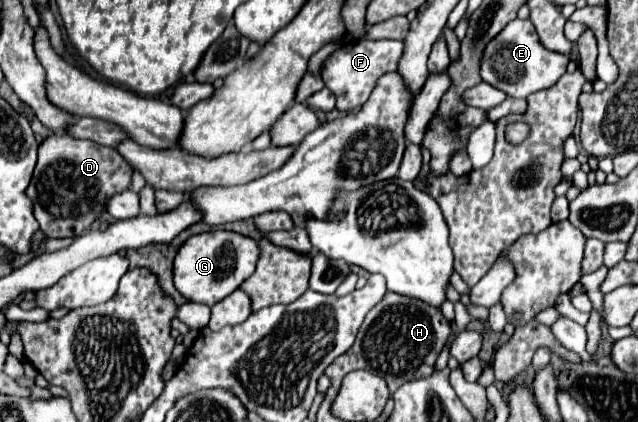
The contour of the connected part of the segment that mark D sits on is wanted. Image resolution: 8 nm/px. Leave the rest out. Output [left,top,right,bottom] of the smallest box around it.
[26,134,132,238]

